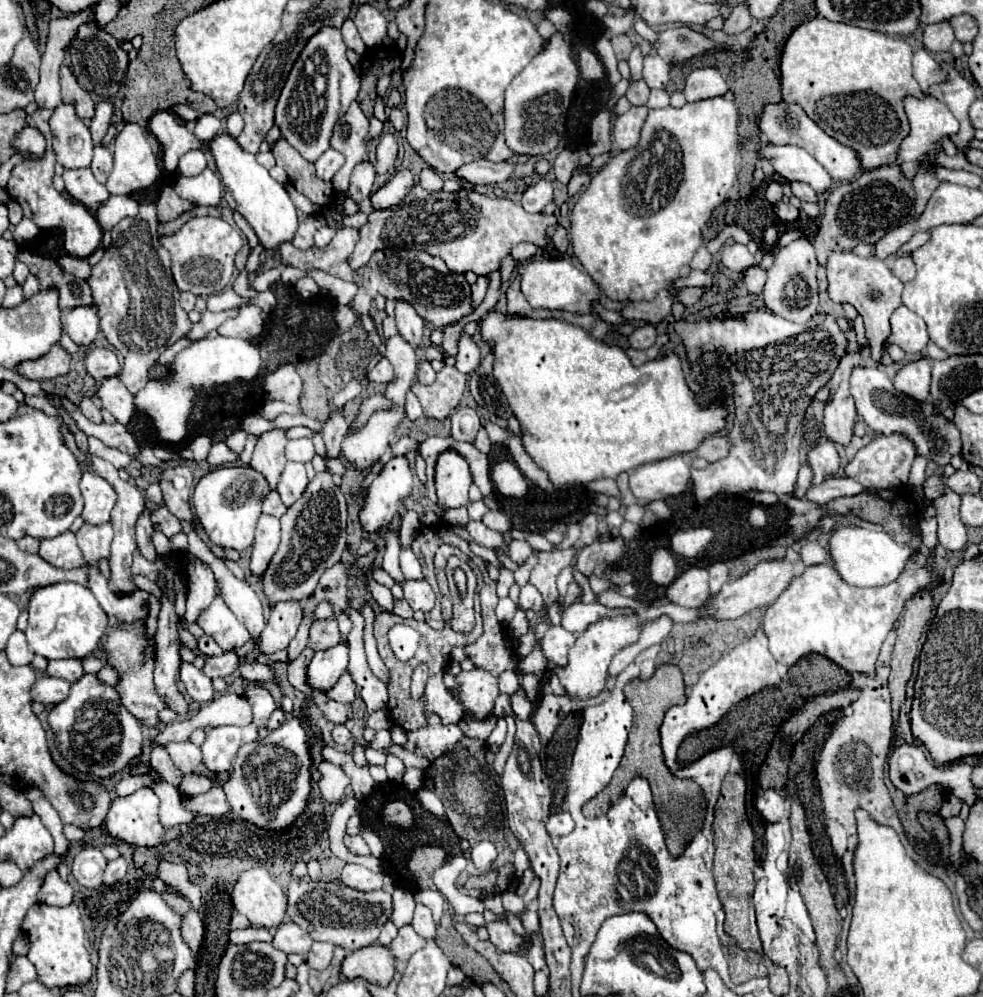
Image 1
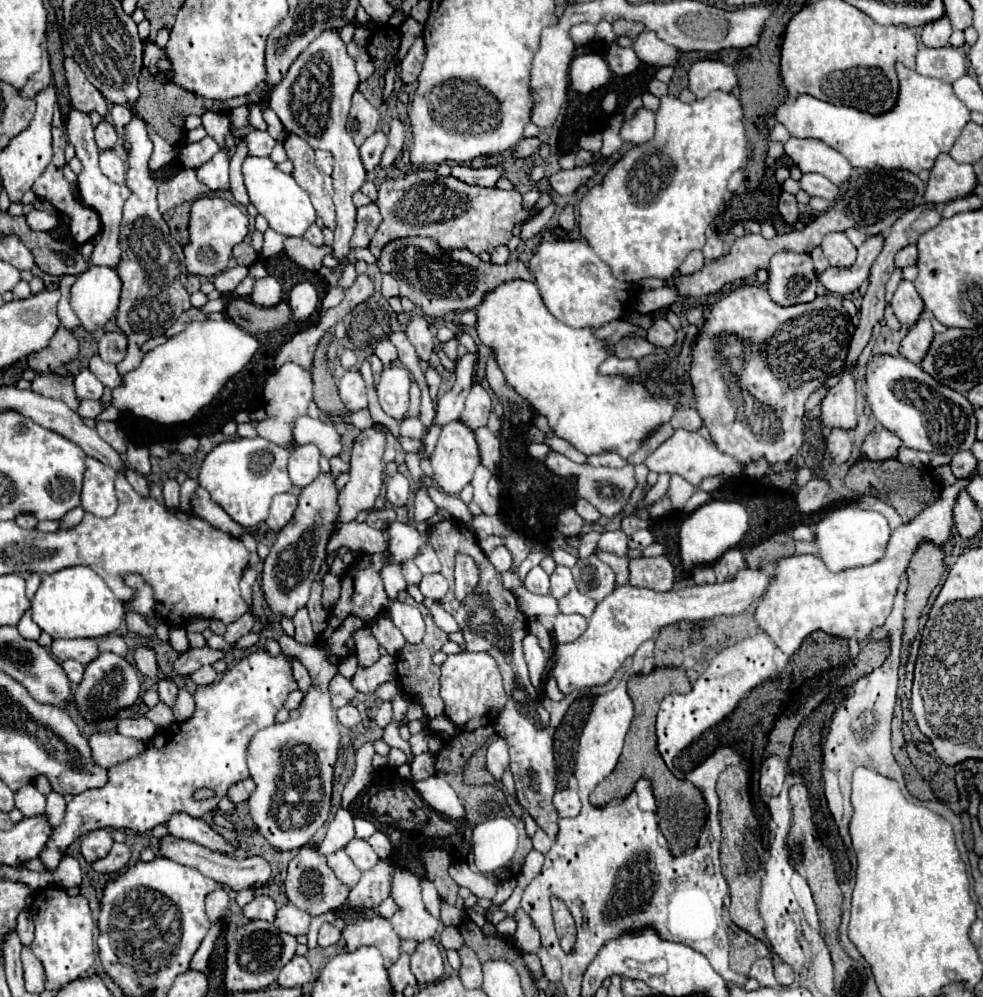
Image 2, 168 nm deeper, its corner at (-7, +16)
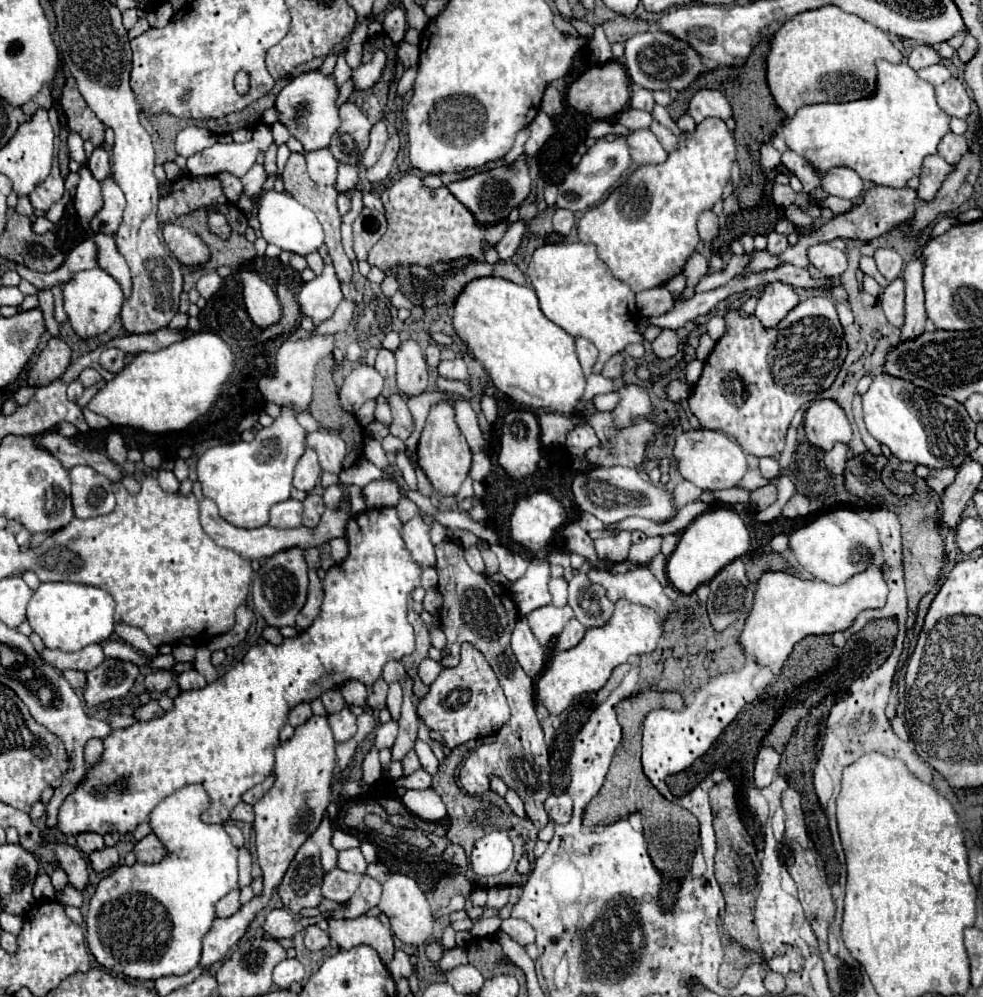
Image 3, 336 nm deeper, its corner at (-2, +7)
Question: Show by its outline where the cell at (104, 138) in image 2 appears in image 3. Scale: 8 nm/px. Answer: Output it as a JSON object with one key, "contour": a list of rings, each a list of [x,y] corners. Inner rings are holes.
{"contour":[[[99,145],[99,147],[95,147],[95,151],[91,153],[91,157],[89,157],[87,165],[89,165],[89,169],[91,169],[93,177],[95,177],[95,179],[99,179],[99,181],[111,175],[109,153],[107,153],[107,149],[103,149],[101,145]]]}

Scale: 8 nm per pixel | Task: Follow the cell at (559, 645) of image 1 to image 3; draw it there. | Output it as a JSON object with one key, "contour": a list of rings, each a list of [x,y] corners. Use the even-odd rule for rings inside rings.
{"contour":[[[571,619],[571,621],[565,625],[565,629],[559,633],[555,647],[557,647],[559,651],[571,649],[571,647],[575,647],[575,645],[583,639],[583,635],[585,635],[585,627],[583,627],[577,619]]]}

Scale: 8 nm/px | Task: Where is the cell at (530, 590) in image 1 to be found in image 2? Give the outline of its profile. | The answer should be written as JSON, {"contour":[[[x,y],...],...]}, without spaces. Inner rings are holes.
{"contour":[[[532,568],[528,576],[524,578],[524,588],[534,594],[548,594],[550,592],[550,580],[548,574],[542,568]]]}

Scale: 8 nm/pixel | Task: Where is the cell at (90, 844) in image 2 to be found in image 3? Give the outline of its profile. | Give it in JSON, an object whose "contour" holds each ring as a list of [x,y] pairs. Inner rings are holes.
{"contour":[[[81,833],[81,835],[77,835],[77,847],[85,855],[91,855],[93,851],[105,849],[105,843],[103,843],[103,837],[97,833]]]}

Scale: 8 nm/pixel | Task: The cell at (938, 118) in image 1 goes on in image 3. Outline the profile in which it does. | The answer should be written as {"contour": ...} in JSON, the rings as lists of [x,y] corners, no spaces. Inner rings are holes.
{"contour":[[[879,61],[877,73],[879,73],[879,83],[875,97],[853,103],[805,105],[795,113],[795,117],[791,117],[783,125],[783,133],[787,147],[803,155],[819,171],[845,165],[853,169],[864,181],[871,181],[875,185],[887,185],[887,187],[905,187],[911,177],[917,177],[921,173],[923,159],[937,153],[939,141],[951,131],[949,129],[951,117],[947,117],[947,113],[939,109],[935,87],[919,79],[905,61],[899,65],[893,65],[889,61]]]}

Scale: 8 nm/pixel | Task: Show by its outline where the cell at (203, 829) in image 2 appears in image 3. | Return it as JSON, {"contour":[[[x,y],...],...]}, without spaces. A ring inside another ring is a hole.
{"contour":[[[187,785],[179,791],[175,791],[173,795],[169,795],[167,799],[163,799],[153,811],[151,811],[151,829],[153,833],[163,841],[163,845],[167,847],[169,855],[159,861],[159,863],[153,863],[153,865],[143,865],[143,863],[135,863],[131,867],[117,867],[113,869],[107,877],[101,879],[95,895],[91,897],[91,903],[89,903],[89,915],[87,915],[87,945],[93,953],[93,957],[97,959],[99,965],[115,971],[115,973],[123,973],[131,979],[159,979],[159,977],[165,977],[165,975],[185,975],[189,973],[195,965],[199,965],[199,957],[201,957],[201,939],[203,935],[209,931],[213,919],[215,919],[215,903],[225,897],[231,889],[237,889],[237,847],[231,843],[229,835],[225,833],[223,825],[207,825],[201,821],[201,813],[205,809],[209,809],[209,797],[207,797],[207,791],[201,787],[201,785]]]}

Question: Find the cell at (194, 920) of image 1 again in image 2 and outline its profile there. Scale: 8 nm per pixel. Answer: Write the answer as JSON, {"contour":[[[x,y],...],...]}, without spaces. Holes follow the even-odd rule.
{"contour":[[[224,888],[214,890],[214,892],[208,894],[208,898],[206,898],[206,912],[208,912],[208,918],[212,922],[216,922],[218,918],[226,916],[228,910],[230,910],[230,896],[228,896],[228,892]]]}

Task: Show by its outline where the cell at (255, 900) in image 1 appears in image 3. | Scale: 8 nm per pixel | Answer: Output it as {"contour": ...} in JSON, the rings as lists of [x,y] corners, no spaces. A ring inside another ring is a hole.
{"contour":[[[147,835],[145,839],[137,841],[135,845],[135,855],[139,863],[159,863],[161,859],[167,857],[167,849],[165,845],[159,841],[157,835]]]}

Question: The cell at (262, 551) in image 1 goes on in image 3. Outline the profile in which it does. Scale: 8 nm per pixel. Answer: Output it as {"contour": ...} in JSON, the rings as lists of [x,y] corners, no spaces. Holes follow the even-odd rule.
{"contour":[[[295,499],[281,501],[271,507],[269,513],[269,525],[275,529],[291,529],[301,525],[301,513],[303,513],[303,503]]]}

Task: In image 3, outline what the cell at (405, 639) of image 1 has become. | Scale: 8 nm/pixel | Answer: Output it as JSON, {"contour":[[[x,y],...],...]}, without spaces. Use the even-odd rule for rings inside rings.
{"contour":[[[381,507],[381,509],[371,509],[371,511],[365,511],[361,515],[355,515],[351,517],[351,521],[347,523],[347,545],[349,545],[349,555],[343,563],[339,565],[333,565],[327,575],[325,575],[325,581],[323,581],[323,589],[325,589],[325,597],[323,597],[323,605],[321,605],[321,613],[319,617],[315,619],[315,623],[305,629],[303,633],[299,633],[297,637],[291,637],[291,639],[285,639],[279,647],[277,645],[271,645],[271,643],[265,643],[265,645],[255,645],[251,647],[245,657],[235,665],[231,667],[221,679],[209,683],[205,689],[197,689],[197,691],[183,691],[177,699],[175,699],[175,707],[171,711],[167,711],[163,717],[159,719],[151,719],[151,721],[139,721],[127,729],[115,729],[109,737],[103,739],[103,745],[105,745],[105,751],[103,751],[103,757],[101,761],[87,771],[87,777],[85,781],[65,799],[65,803],[61,805],[59,809],[59,823],[57,827],[61,829],[63,835],[79,835],[79,833],[99,833],[99,835],[107,835],[107,833],[133,833],[137,825],[141,823],[149,823],[149,813],[151,809],[155,809],[155,805],[159,801],[163,801],[165,797],[169,797],[171,793],[187,787],[187,785],[193,785],[193,783],[199,783],[203,785],[203,789],[209,793],[211,797],[211,807],[207,809],[207,815],[203,813],[203,821],[207,823],[225,823],[229,819],[229,813],[233,811],[233,807],[241,801],[241,795],[251,789],[253,785],[257,783],[263,783],[265,777],[271,773],[273,769],[273,749],[279,745],[279,729],[287,723],[287,713],[297,705],[297,703],[309,703],[311,699],[315,697],[321,697],[323,691],[327,689],[333,689],[333,687],[341,687],[345,681],[349,679],[357,679],[361,681],[363,685],[373,685],[379,677],[381,677],[381,669],[387,661],[391,659],[401,659],[405,657],[407,653],[413,653],[415,651],[415,633],[413,633],[413,627],[411,623],[407,621],[407,597],[411,595],[411,591],[419,585],[419,575],[421,575],[421,567],[417,563],[411,561],[405,545],[403,545],[403,539],[399,537],[399,529],[401,529],[401,521],[397,517],[397,511],[393,507]]]}

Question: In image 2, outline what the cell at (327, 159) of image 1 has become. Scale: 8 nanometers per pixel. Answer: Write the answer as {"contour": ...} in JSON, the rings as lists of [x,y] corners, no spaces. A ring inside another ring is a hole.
{"contour":[[[316,150],[316,168],[322,170],[324,174],[332,174],[332,154],[324,150]]]}

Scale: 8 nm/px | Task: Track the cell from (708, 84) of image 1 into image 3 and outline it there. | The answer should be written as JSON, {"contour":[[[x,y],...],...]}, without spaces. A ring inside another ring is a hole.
{"contour":[[[703,87],[691,97],[689,115],[695,119],[695,123],[701,123],[705,117],[719,117],[727,121],[731,117],[731,105],[723,91]]]}

